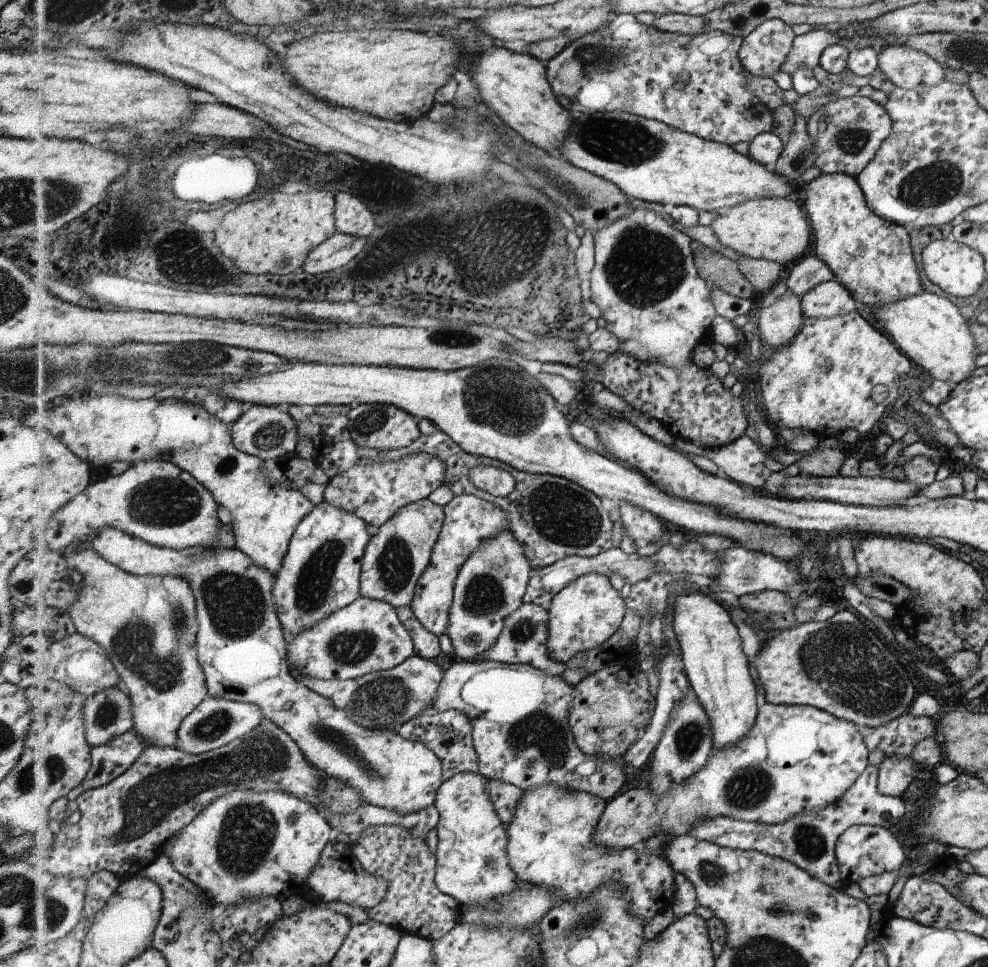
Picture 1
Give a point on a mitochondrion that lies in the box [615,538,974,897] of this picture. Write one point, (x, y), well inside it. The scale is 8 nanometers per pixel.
(828, 657)

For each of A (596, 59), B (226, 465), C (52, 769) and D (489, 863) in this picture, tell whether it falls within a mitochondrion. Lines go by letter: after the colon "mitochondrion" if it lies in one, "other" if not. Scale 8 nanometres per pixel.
A: mitochondrion
B: other
C: mitochondrion
D: mitochondrion

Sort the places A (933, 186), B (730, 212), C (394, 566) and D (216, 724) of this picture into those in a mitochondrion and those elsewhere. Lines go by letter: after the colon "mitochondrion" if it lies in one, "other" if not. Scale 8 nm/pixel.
A: mitochondrion
B: other
C: mitochondrion
D: mitochondrion

